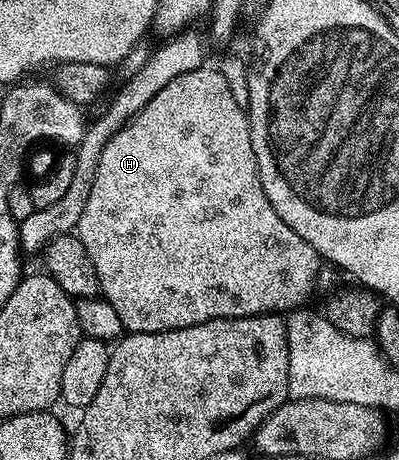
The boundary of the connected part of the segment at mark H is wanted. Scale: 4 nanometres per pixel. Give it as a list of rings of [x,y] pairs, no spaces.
[[[202,66],[191,70],[191,74],[179,74],[179,78],[175,78],[175,82],[163,86],[163,90],[159,90],[159,94],[155,94],[155,98],[151,98],[151,102],[147,102],[147,106],[143,106],[143,110],[138,116],[126,122],[121,130],[109,142],[107,146],[103,146],[103,156],[99,158],[99,170],[95,170],[95,182],[91,186],[91,194],[87,194],[87,206],[83,206],[83,218],[79,218],[75,235],[83,242],[83,246],[87,250],[87,254],[93,263],[95,274],[99,278],[99,286],[101,287],[100,295],[111,306],[111,310],[115,310],[115,314],[119,314],[119,322],[122,329],[126,333],[130,332],[166,332],[167,330],[179,330],[187,326],[195,326],[202,324],[208,320],[222,320],[223,318],[235,318],[236,316],[264,316],[266,314],[288,314],[294,310],[300,309],[301,304],[313,292],[313,287],[317,284],[317,271],[323,268],[323,261],[318,256],[306,240],[299,238],[299,234],[295,234],[295,230],[291,230],[291,226],[287,226],[287,222],[283,222],[283,218],[279,218],[279,214],[275,214],[275,206],[271,206],[271,202],[267,202],[267,198],[263,194],[263,186],[259,178],[259,170],[255,162],[255,150],[251,146],[251,130],[249,129],[249,113],[246,109],[239,106],[239,102],[235,102],[235,98],[231,95],[231,90],[227,86],[227,78],[223,78],[223,74],[216,67]]]

